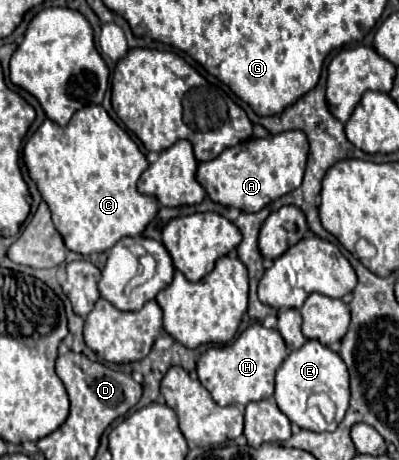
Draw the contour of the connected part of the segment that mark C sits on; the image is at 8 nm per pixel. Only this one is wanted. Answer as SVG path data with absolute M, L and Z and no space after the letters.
M103 106L77 110L67 126L45 120L27 140L23 158L51 208L55 228L77 254L101 254L125 236L143 234L159 212L157 198L137 190L137 180L149 166L147 158Z

